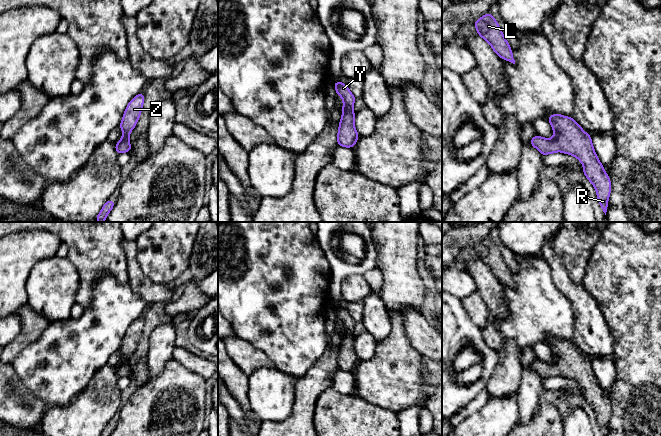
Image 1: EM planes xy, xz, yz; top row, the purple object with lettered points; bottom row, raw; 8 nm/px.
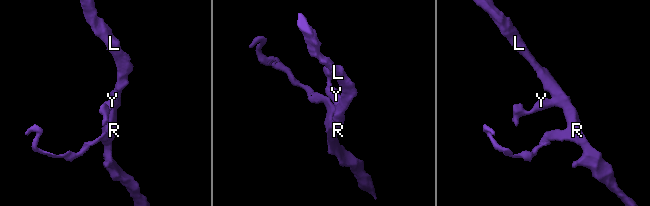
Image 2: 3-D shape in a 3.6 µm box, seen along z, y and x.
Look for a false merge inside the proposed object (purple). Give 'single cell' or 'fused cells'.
single cell

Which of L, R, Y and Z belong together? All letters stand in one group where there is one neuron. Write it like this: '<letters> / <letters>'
L R Y Z

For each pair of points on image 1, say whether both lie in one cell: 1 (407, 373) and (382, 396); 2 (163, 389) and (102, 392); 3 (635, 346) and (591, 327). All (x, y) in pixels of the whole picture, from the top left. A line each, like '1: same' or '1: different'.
1: same
2: different
3: different

